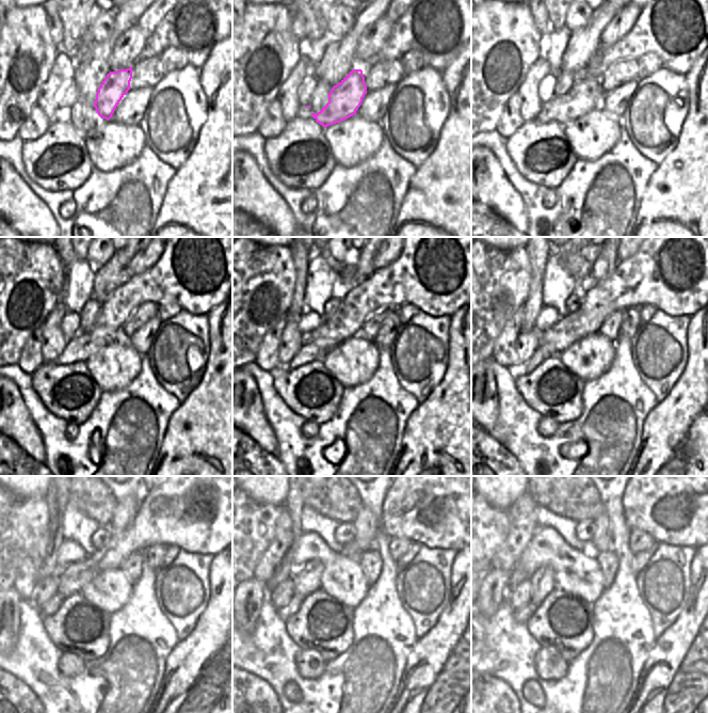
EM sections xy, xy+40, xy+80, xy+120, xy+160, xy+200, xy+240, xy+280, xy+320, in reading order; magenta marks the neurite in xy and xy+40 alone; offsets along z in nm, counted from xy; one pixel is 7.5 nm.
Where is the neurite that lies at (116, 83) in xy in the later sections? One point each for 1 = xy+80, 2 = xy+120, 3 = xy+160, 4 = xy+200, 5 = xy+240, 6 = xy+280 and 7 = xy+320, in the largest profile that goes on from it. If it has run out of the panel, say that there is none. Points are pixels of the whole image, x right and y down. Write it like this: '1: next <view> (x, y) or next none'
1: next xy+80 (585, 94)
2: next xy+120 (85, 345)
3: next xy+160 (308, 349)
4: next xy+200 (540, 355)
5: next xy+240 (52, 605)
6: next xy+280 (286, 612)
7: next xy+320 (521, 615)

